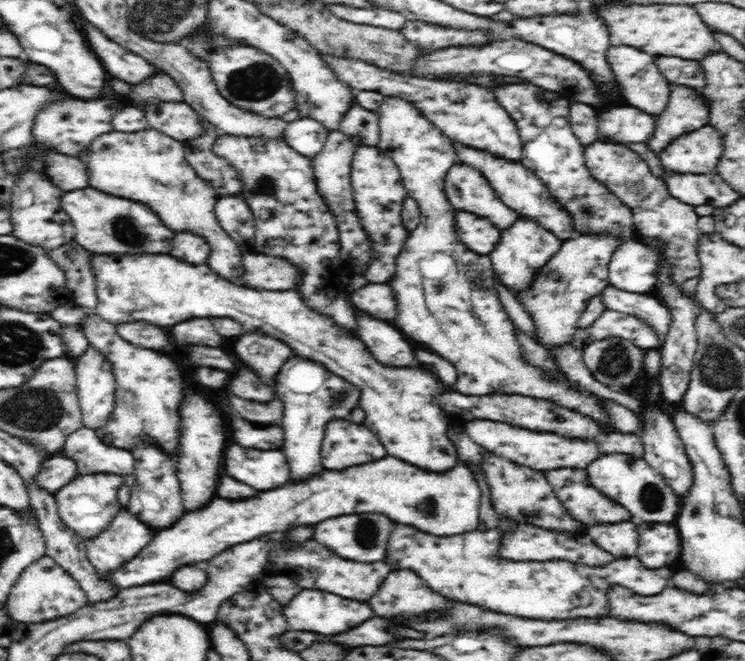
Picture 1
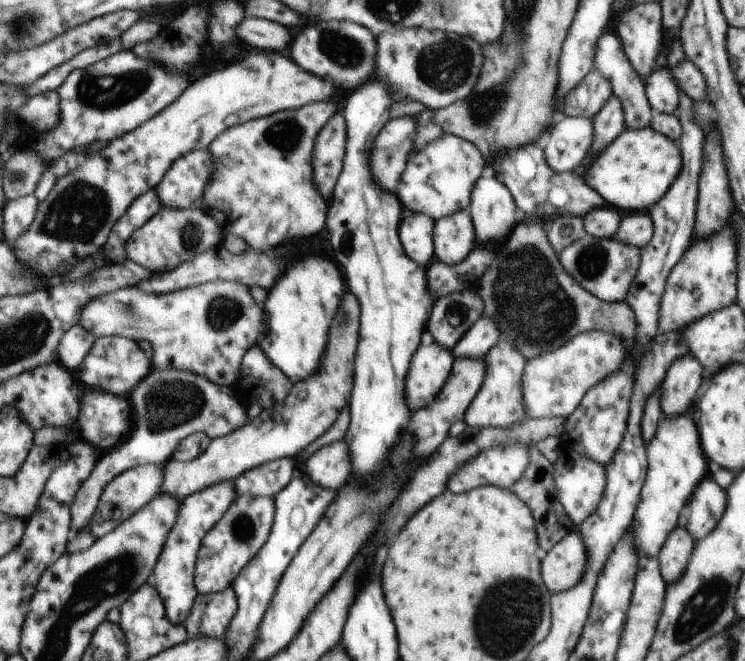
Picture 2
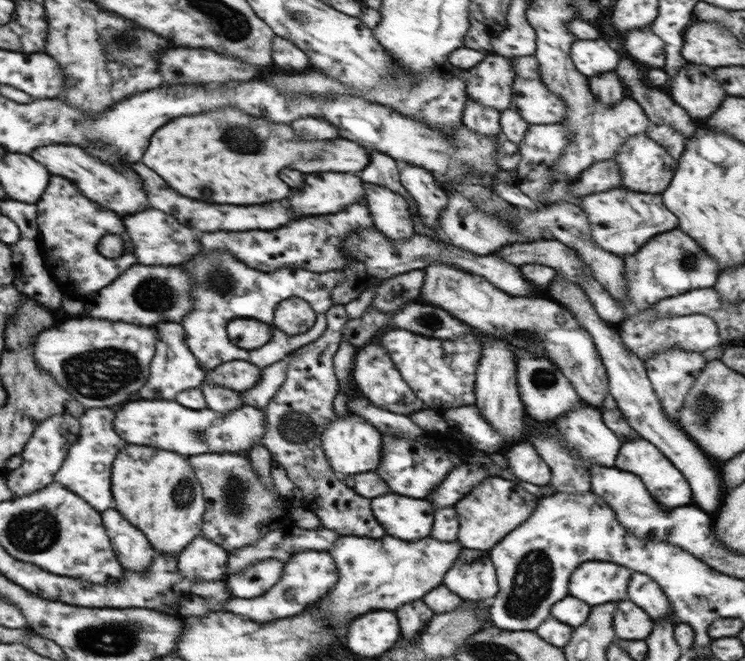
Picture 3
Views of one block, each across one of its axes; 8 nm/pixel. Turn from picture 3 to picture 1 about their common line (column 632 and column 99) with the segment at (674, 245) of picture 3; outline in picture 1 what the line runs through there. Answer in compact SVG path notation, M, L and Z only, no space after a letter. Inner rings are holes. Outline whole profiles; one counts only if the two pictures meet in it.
M142 254L142 255L94 255L92 256L92 263L91 269L93 275L96 279L96 295L97 297L97 305L92 309L96 314L100 315L104 320L111 322L112 324L119 325L123 322L136 322L142 321L144 323L150 322L150 324L156 324L156 326L174 326L174 324L178 324L178 322L182 322L182 320L190 320L190 318L216 318L216 317L230 317L234 320L237 320L243 326L243 333L246 332L265 332L265 334L269 334L270 336L276 336L278 340L285 342L286 344L290 345L290 348L293 350L294 356L300 356L304 359L316 361L324 365L328 370L331 370L334 374L341 376L344 380L348 381L356 385L356 388L360 389L360 400L358 400L358 406L364 411L365 418L363 424L368 426L376 436L378 436L378 440L382 442L382 446L386 448L386 452L390 454L390 456L396 456L396 458L400 458L400 460L408 460L408 464L414 465L418 468L424 468L424 470L430 472L438 472L443 473L451 468L454 468L454 465L457 463L457 452L456 447L452 444L451 440L448 440L447 430L449 426L449 419L446 418L446 414L442 410L442 407L436 403L436 396L442 392L442 388L444 388L444 384L432 371L428 371L426 367L420 367L417 365L416 367L402 367L402 368L386 368L386 366L382 366L382 364L378 364L372 356L370 356L370 352L366 350L366 346L362 344L362 340L358 338L358 336L354 336L354 334L348 334L348 332L344 332L344 330L340 330L328 316L321 315L320 313L310 310L310 307L306 305L305 300L302 298L298 292L294 290L286 290L286 291L274 291L274 290L266 290L266 291L259 291L250 287L245 287L244 285L230 283L225 278L218 276L218 273L214 272L207 263L204 264L188 264L187 262L178 260L177 257L169 256L169 254Z

